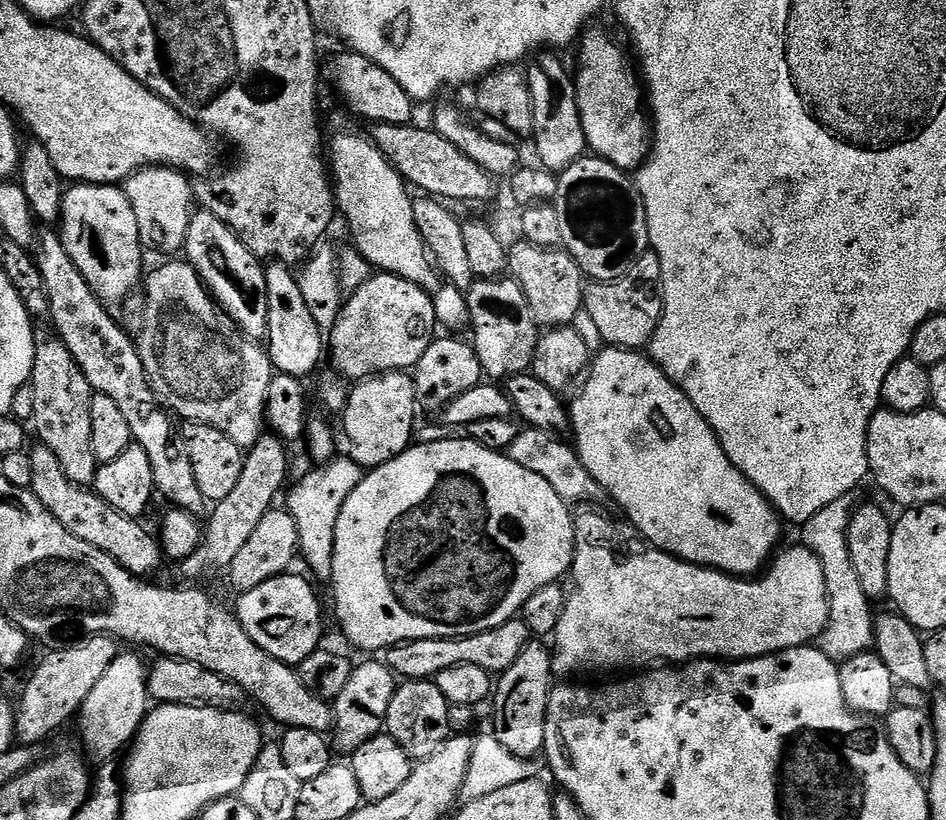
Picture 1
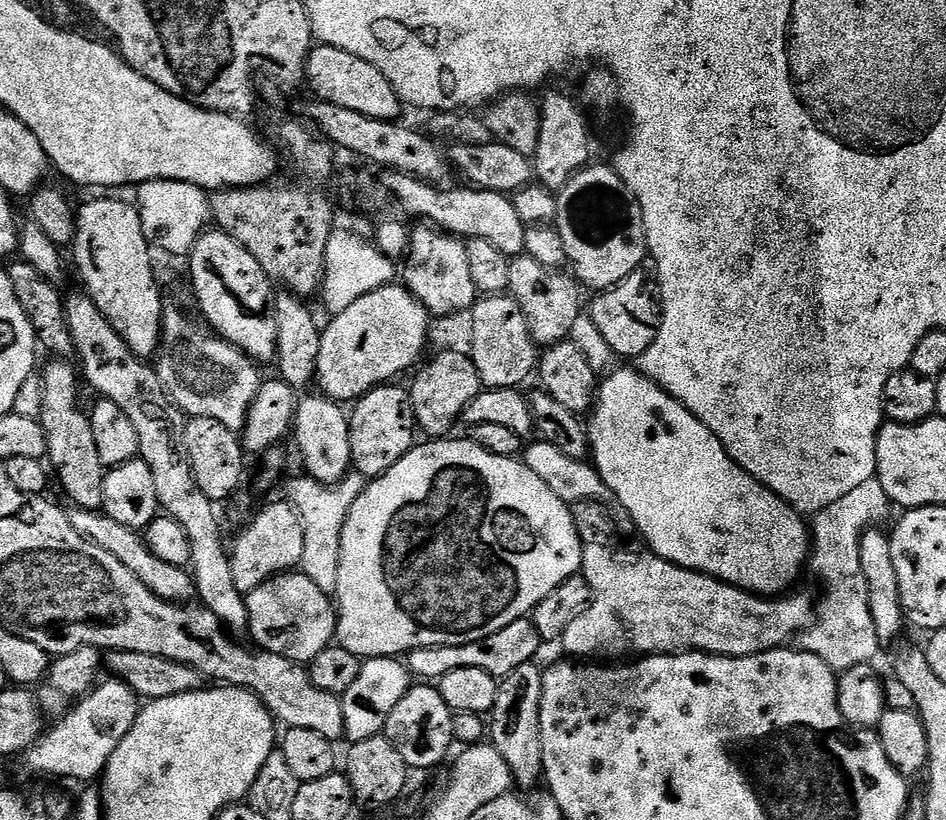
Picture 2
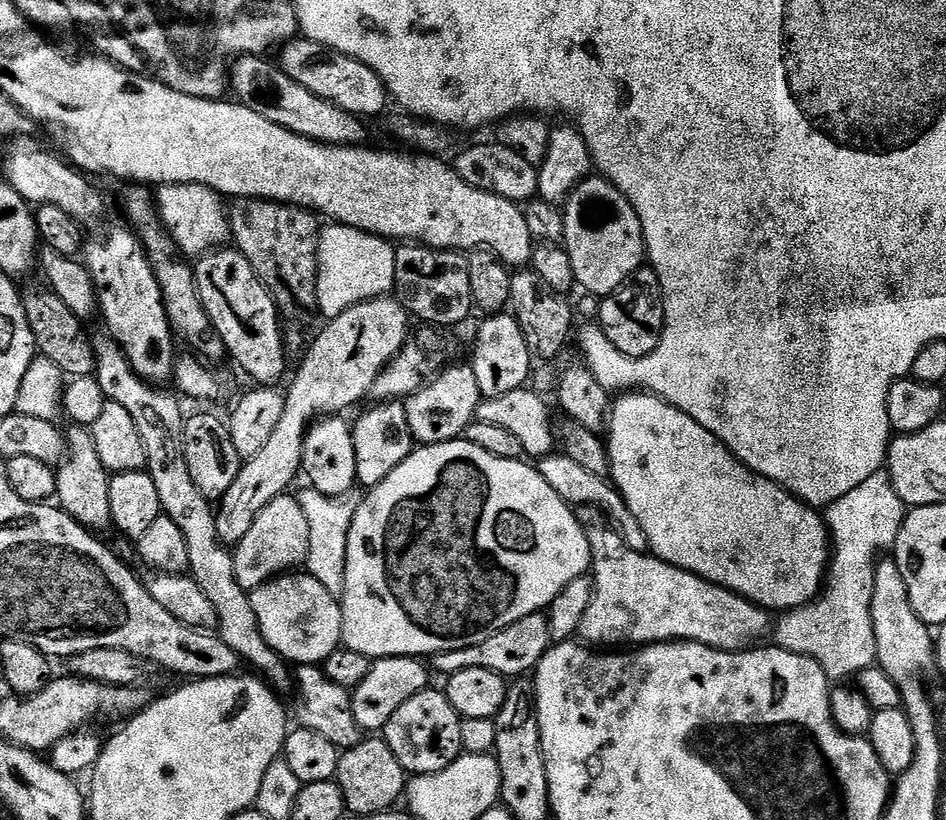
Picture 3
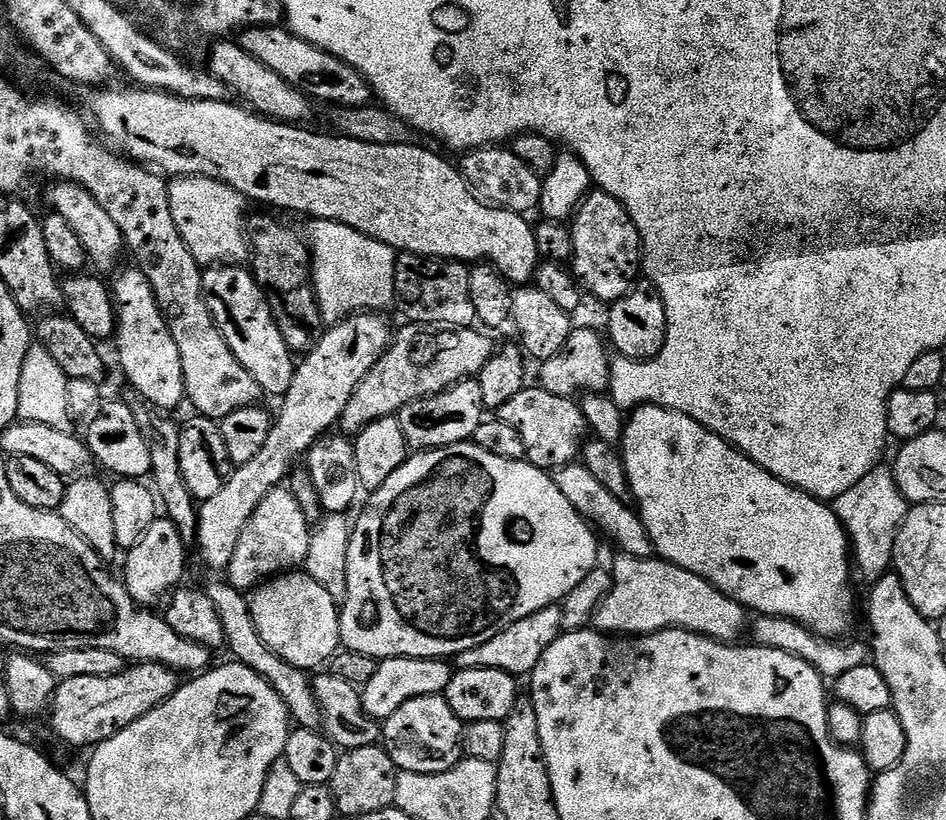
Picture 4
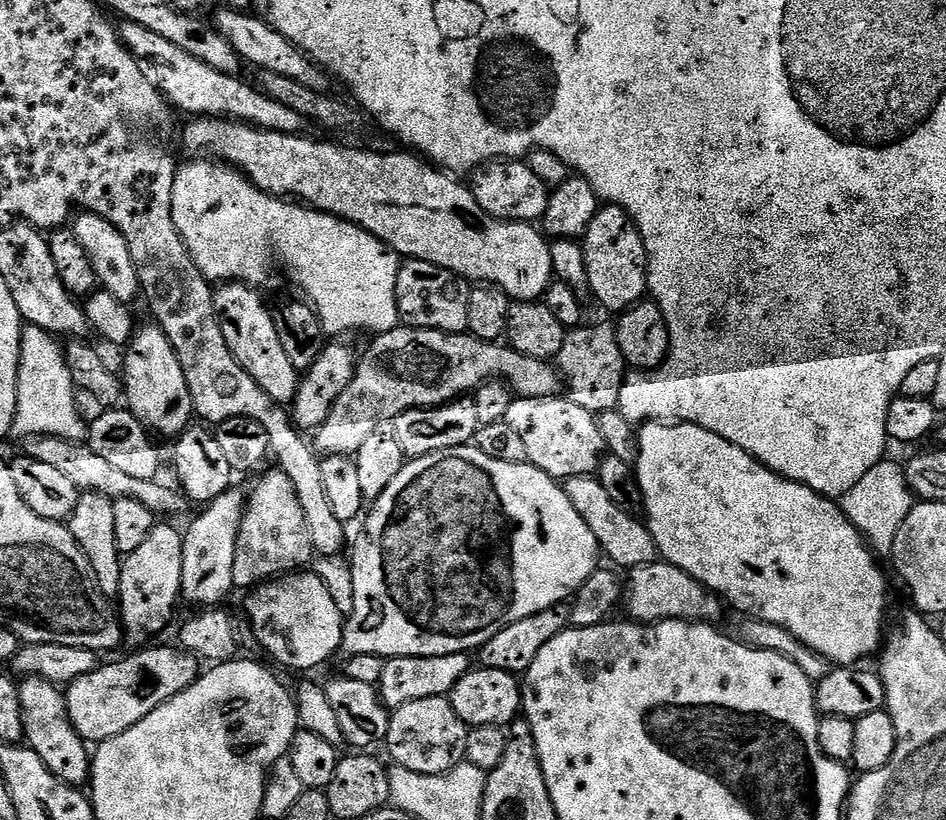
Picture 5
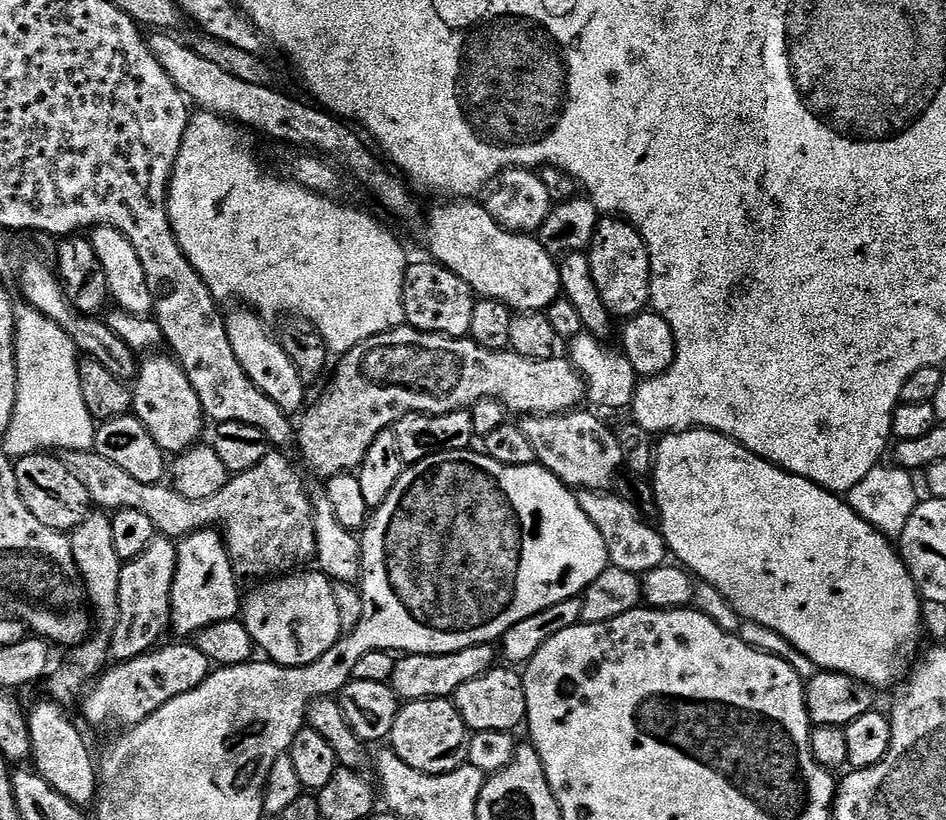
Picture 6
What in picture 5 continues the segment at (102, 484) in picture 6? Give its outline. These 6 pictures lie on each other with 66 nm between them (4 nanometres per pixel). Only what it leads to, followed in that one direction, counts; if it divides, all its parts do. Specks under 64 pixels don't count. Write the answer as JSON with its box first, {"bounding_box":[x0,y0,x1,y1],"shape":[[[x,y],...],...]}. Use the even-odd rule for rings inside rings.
{"bounding_box":[23,436,314,590],"shape":[[[34,436],[25,439],[23,444],[23,455],[34,458],[38,462],[46,462],[46,466],[56,467],[61,474],[66,474],[66,478],[70,478],[70,482],[74,482],[74,486],[81,492],[106,494],[111,500],[134,498],[134,502],[142,502],[142,506],[157,514],[172,512],[175,508],[186,504],[184,493],[175,487],[167,488],[166,485],[160,484],[159,479],[134,478],[131,474],[126,474],[120,468],[113,466],[108,459],[94,454],[94,450],[89,448],[87,443],[57,436]],[[279,470],[268,472],[246,496],[244,517],[238,534],[238,550],[234,558],[234,585],[237,589],[251,590],[267,581],[291,574],[314,560],[314,549],[298,506],[298,494],[294,482]]]}

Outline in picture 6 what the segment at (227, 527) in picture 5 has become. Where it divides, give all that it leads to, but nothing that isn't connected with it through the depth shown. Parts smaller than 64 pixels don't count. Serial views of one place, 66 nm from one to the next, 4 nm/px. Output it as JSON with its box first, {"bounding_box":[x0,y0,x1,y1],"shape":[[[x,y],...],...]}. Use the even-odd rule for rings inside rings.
{"bounding_box":[171,526,242,638],"shape":[[[205,526],[183,537],[176,546],[171,631],[188,638],[211,624],[237,619],[242,612],[242,591],[236,583],[238,577],[219,531]]]}

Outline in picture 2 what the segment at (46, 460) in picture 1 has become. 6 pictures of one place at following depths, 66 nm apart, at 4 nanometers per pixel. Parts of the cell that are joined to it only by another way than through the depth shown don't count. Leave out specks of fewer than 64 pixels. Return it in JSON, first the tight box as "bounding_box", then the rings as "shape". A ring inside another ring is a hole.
{"bounding_box":[68,507,196,605],"shape":[[[73,507],[68,512],[68,517],[70,526],[74,526],[78,534],[102,546],[106,554],[114,554],[114,558],[118,558],[118,562],[122,562],[122,566],[126,566],[126,570],[130,570],[130,574],[134,574],[134,578],[138,578],[138,582],[142,582],[142,586],[146,586],[146,590],[150,590],[158,598],[169,600],[172,604],[187,605],[191,601],[188,599],[196,596],[196,585],[191,575],[185,569],[170,566],[170,562],[162,562],[162,558],[158,558],[154,550],[150,550],[150,546],[137,529],[127,528],[119,522],[114,522],[114,518],[105,516],[100,510],[91,512],[85,508]]]}

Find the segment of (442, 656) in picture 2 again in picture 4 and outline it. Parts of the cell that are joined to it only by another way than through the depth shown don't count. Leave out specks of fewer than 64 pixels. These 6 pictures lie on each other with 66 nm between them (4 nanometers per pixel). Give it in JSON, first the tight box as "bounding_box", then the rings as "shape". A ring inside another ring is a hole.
{"bounding_box":[454,604,563,678],"shape":[[[551,604],[534,614],[526,614],[526,618],[518,618],[518,622],[514,622],[514,626],[506,626],[502,634],[494,634],[490,642],[482,642],[482,646],[466,650],[461,656],[455,657],[454,664],[457,669],[485,668],[502,670],[517,678],[527,677],[538,666],[542,654],[550,650],[550,646],[563,632],[560,604]]]}

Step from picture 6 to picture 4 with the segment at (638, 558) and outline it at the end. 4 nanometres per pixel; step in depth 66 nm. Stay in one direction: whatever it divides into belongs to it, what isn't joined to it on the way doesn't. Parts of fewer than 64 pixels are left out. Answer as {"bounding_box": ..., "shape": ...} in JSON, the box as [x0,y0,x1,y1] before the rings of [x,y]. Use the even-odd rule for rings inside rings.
{"bounding_box":[554,462,653,558],"shape":[[[582,462],[555,469],[554,479],[558,490],[562,490],[562,495],[566,497],[566,502],[570,502],[570,506],[574,506],[574,510],[578,510],[578,514],[589,525],[595,526],[601,533],[604,531],[620,547],[619,551],[623,555],[634,558],[649,558],[653,555],[652,539],[640,520],[639,511],[625,501],[614,498],[614,494],[610,494],[610,490],[606,490],[606,486],[602,486],[602,482],[598,482],[598,478],[594,478],[594,474],[590,474]]]}

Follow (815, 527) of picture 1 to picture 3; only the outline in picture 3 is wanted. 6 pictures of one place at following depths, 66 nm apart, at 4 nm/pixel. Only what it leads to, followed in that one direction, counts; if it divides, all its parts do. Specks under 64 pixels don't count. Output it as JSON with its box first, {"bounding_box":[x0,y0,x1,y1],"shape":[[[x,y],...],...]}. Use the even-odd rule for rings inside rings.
{"bounding_box":[775,470,906,682],"shape":[[[881,470],[870,474],[866,482],[854,486],[850,494],[842,494],[838,502],[829,504],[826,509],[826,523],[830,537],[830,563],[822,585],[822,595],[810,604],[801,608],[790,608],[783,613],[780,621],[775,621],[775,647],[784,648],[799,656],[810,658],[822,666],[822,670],[832,682],[848,682],[859,677],[862,670],[876,664],[876,643],[874,642],[874,618],[870,614],[870,606],[874,602],[874,570],[882,554],[895,549],[896,539],[902,530],[902,522],[906,515],[906,505],[898,492],[894,490],[887,471]]]}

